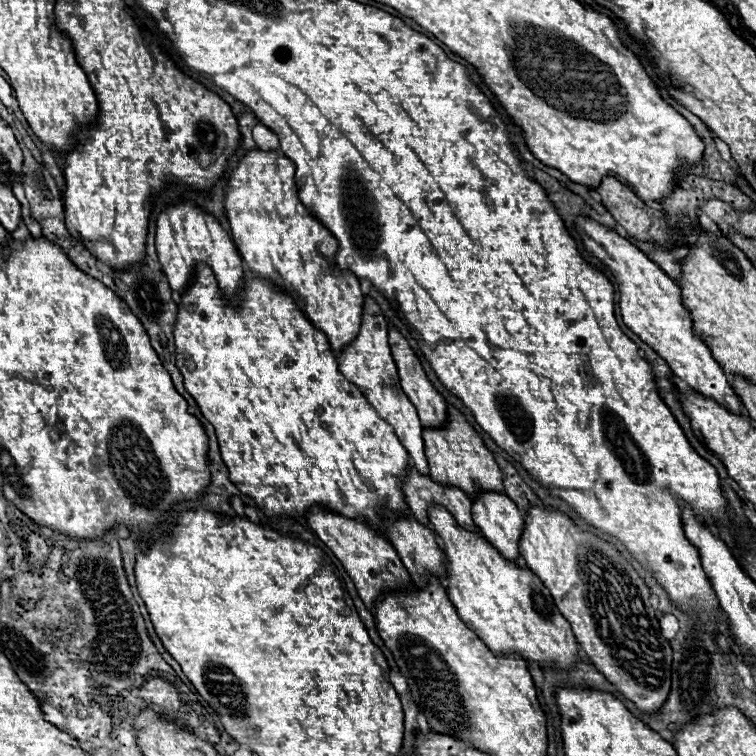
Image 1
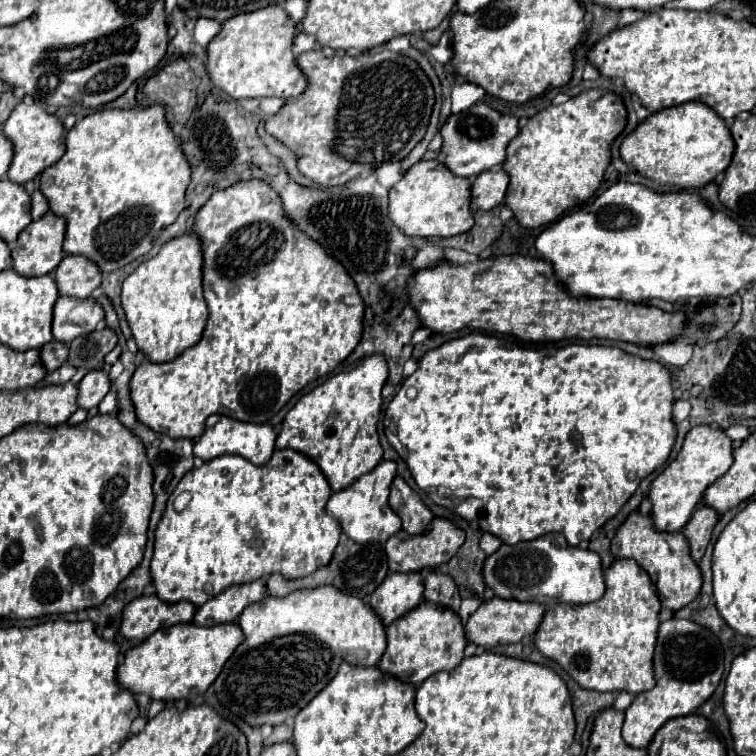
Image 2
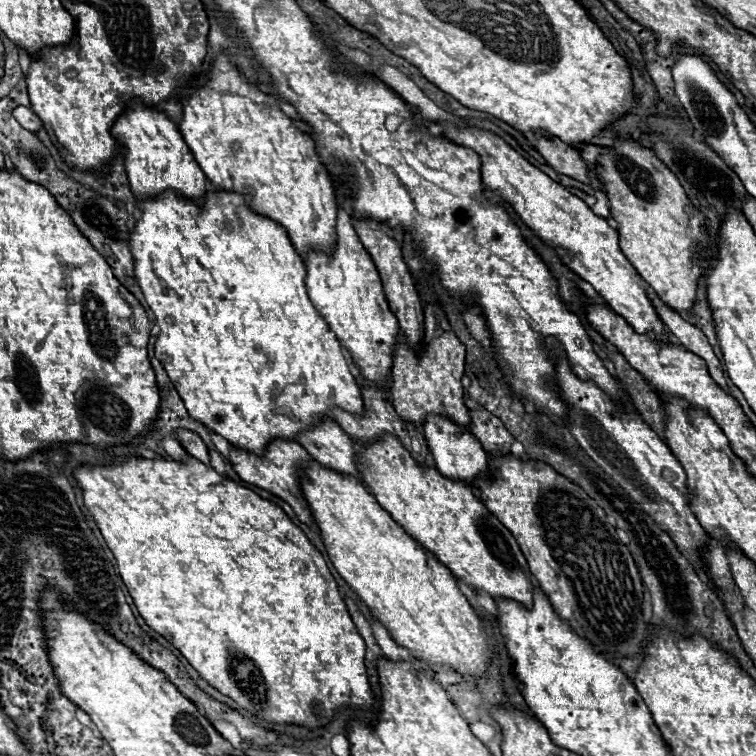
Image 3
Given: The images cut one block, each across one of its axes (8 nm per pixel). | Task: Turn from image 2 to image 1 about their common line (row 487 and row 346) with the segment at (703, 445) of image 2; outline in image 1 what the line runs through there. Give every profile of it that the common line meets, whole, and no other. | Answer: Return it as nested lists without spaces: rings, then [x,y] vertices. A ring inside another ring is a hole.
[[[576,218],[576,230],[582,238],[584,250],[600,258],[620,284],[620,310],[624,324],[634,334],[638,334],[654,352],[658,352],[668,362],[672,372],[682,378],[688,386],[692,386],[698,394],[716,400],[732,414],[744,416],[740,398],[732,390],[724,370],[712,358],[712,352],[708,350],[706,342],[694,334],[692,318],[682,304],[678,284],[670,280],[666,272],[658,264],[654,264],[644,252],[640,252],[634,244],[630,244],[626,238],[620,238],[614,230],[598,224],[596,220]]]

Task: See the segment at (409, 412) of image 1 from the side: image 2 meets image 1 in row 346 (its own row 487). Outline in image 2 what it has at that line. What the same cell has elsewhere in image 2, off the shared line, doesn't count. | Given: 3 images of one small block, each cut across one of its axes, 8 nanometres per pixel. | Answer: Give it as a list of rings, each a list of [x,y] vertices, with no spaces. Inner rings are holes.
[[[382,460],[372,472],[360,476],[348,488],[332,494],[332,498],[326,504],[326,512],[340,522],[342,532],[348,538],[356,540],[358,544],[366,544],[366,542],[384,544],[390,536],[394,536],[402,528],[400,516],[388,504],[390,484],[392,484],[394,476],[396,476],[396,462],[394,460]]]

